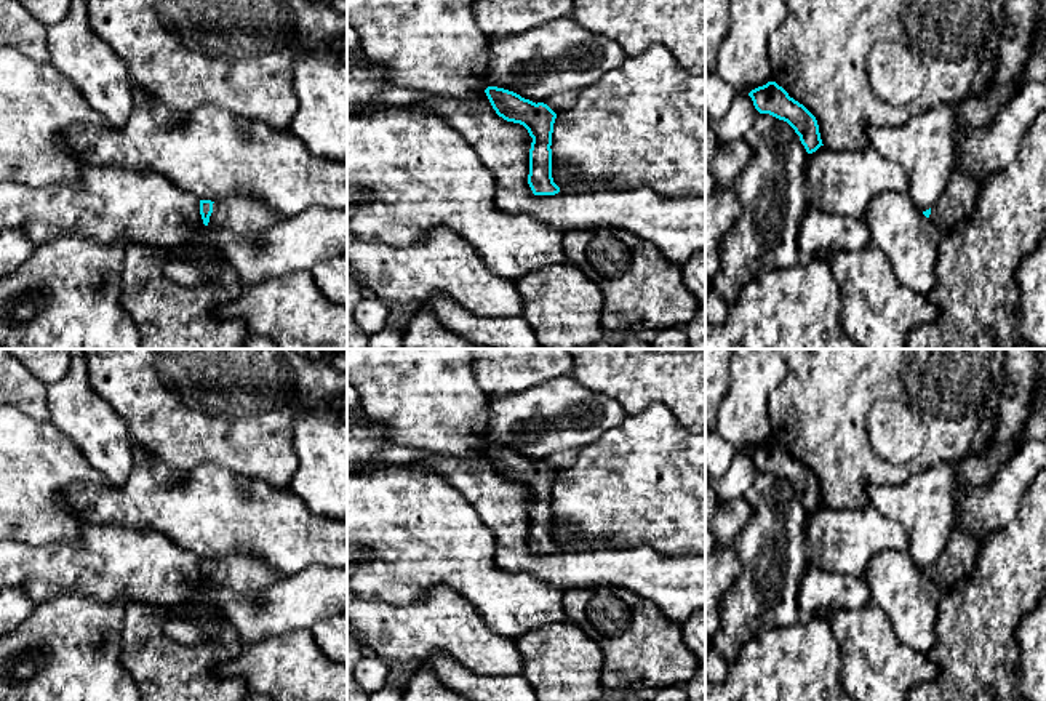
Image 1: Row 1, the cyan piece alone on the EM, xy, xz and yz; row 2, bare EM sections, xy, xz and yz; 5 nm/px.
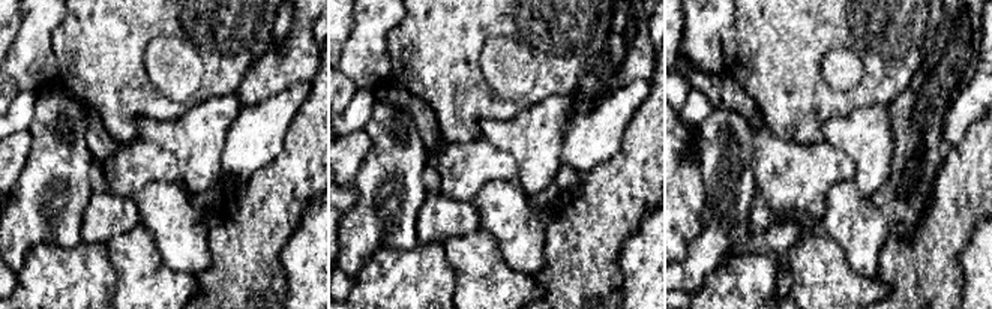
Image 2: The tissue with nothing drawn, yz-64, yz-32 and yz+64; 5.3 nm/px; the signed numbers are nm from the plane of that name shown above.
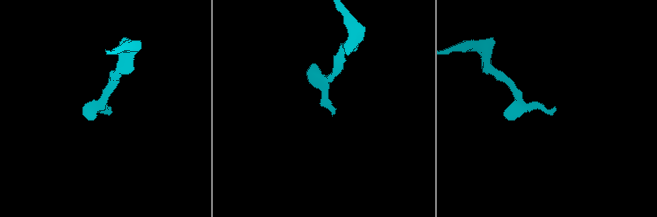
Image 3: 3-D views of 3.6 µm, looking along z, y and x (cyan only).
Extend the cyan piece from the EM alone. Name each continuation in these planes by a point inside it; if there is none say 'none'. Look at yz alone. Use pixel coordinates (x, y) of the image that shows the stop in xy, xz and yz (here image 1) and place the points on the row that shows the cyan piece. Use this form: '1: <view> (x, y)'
1: yz (960, 199)

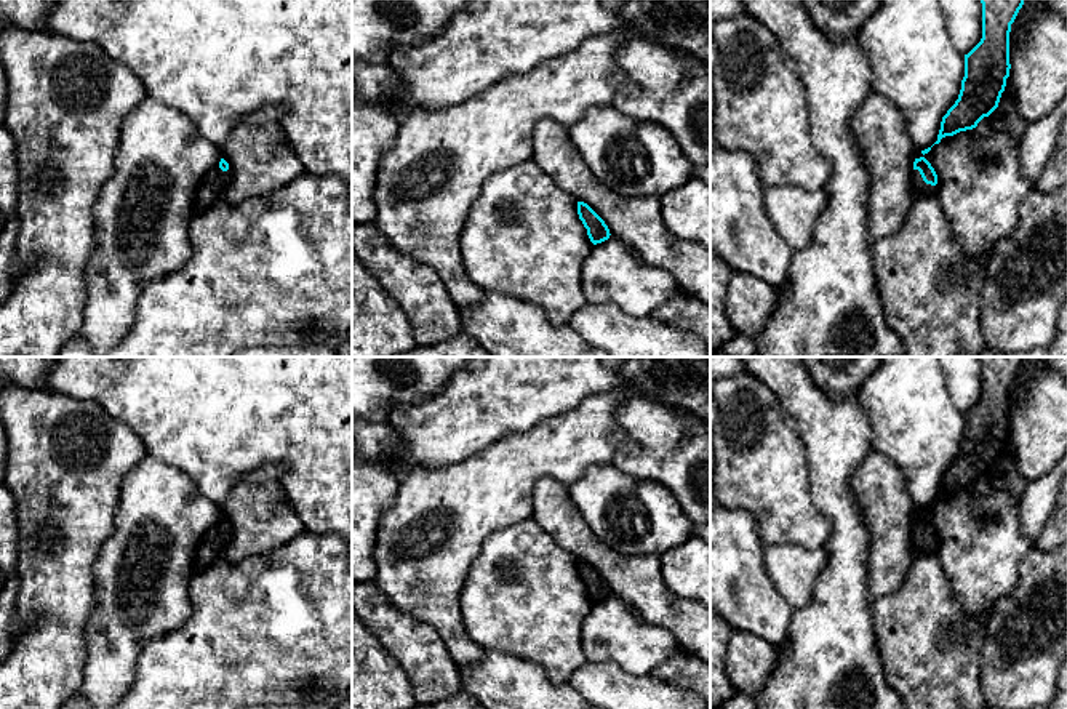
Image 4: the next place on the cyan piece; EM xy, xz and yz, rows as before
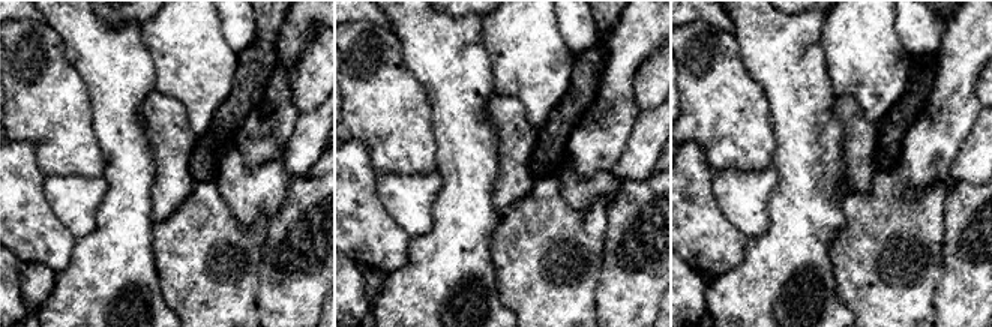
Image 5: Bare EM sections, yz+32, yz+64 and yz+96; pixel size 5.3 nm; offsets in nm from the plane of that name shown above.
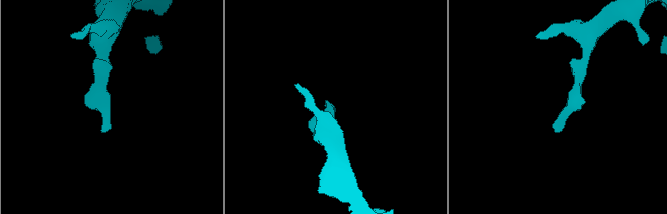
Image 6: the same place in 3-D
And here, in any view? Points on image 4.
1: yz (919, 186)

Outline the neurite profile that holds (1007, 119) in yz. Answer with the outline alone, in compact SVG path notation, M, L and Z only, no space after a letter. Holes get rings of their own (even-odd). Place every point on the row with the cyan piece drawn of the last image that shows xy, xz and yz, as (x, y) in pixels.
M1008 77L998 107L989 117L984 117L974 130L979 134L993 134L1003 131L1003 133L1009 133L1014 139L1021 141L1025 126L1027 122L1017 112L1014 94Z

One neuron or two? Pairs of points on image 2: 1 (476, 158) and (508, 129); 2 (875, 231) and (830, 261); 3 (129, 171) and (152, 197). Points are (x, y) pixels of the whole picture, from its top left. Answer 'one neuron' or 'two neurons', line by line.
1: two neurons
2: two neurons
3: two neurons

